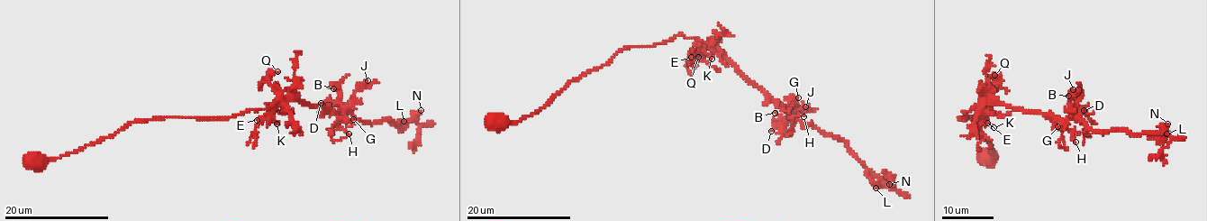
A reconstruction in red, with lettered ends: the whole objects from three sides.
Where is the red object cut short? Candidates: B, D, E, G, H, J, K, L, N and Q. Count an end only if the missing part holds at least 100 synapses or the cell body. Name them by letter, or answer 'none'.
none

